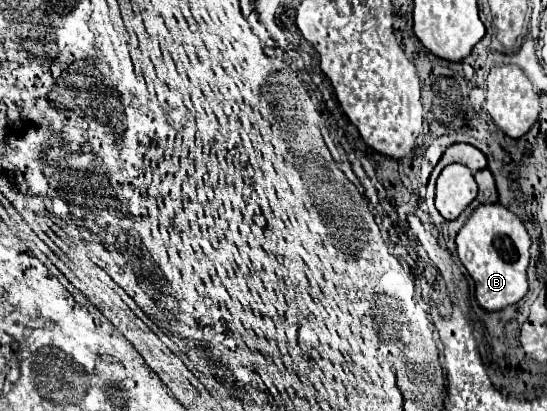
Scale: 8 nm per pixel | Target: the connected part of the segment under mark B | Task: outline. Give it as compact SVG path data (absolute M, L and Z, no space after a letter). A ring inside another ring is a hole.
M500 203L476 207L460 229L456 237L456 247L462 265L476 283L476 299L486 311L500 311L508 305L518 303L526 295L530 235L512 211L508 211Z

